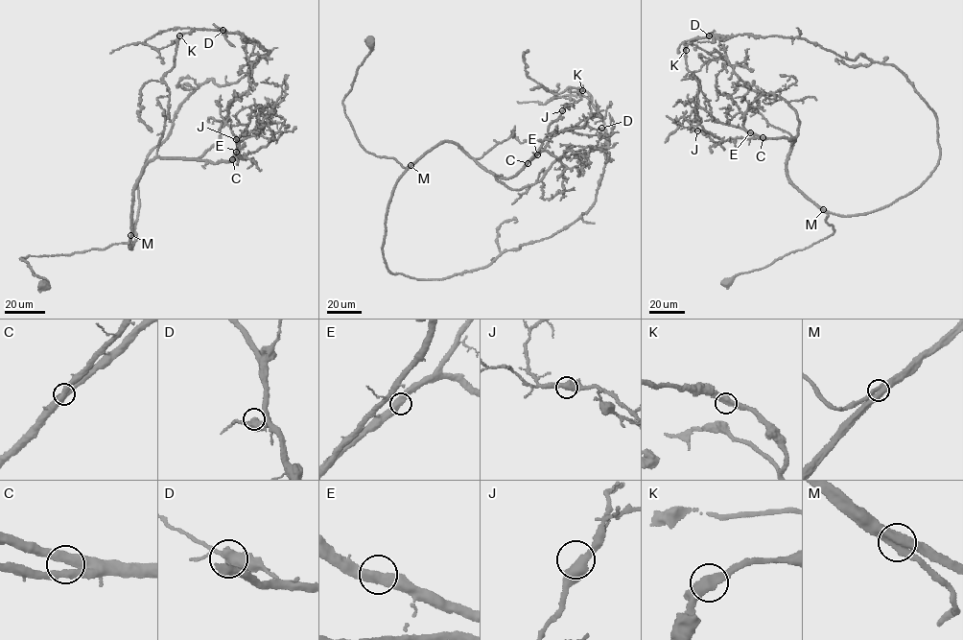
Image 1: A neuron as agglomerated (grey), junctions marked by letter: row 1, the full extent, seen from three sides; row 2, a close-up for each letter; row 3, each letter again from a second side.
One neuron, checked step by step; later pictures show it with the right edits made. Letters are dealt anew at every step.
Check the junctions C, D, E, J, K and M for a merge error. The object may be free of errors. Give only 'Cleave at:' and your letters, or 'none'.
Cleave at: none

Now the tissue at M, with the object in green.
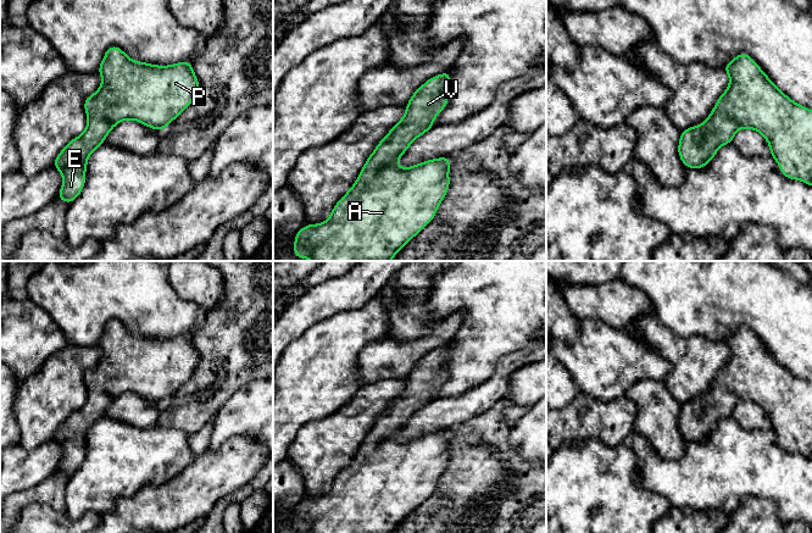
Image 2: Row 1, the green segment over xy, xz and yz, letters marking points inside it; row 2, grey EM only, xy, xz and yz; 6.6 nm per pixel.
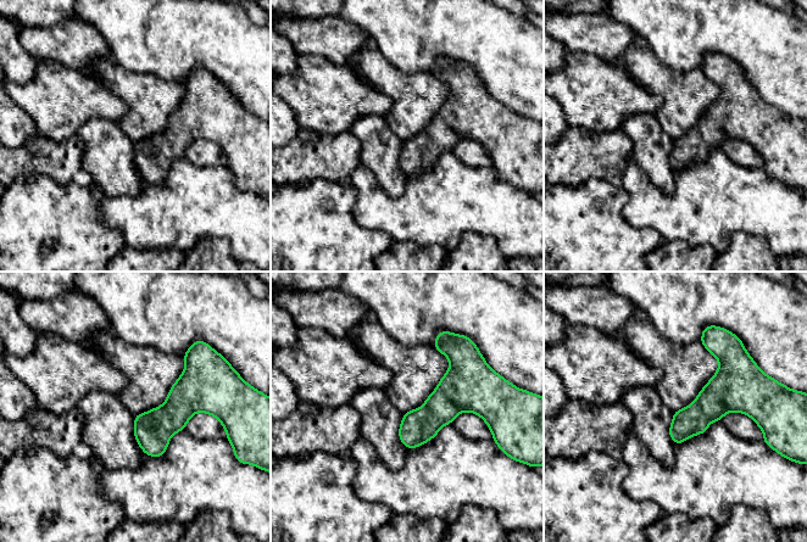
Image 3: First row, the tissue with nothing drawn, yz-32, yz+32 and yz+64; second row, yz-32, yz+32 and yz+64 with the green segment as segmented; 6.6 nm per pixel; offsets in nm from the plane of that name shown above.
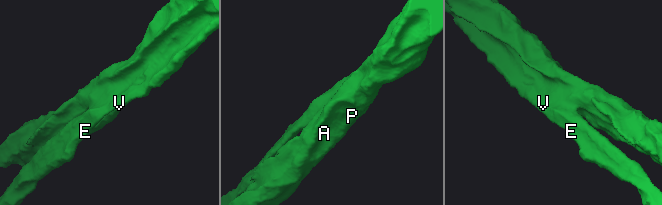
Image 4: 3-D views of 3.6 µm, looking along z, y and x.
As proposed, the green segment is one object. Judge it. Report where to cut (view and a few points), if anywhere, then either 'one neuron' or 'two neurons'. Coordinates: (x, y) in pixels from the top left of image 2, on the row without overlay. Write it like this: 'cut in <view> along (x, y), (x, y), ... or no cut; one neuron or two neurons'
no cut; one neuron

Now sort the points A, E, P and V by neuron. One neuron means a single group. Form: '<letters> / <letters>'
A E P V

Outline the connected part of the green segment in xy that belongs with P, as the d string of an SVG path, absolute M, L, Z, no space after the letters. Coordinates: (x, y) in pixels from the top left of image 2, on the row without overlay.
M118 320L107 321L98 345L102 350L102 356L96 366L84 373L84 383L88 388L87 401L60 424L54 435L63 450L57 473L67 477L71 477L84 461L88 431L104 417L115 398L123 393L135 393L152 402L162 404L191 377L199 362L191 335L154 339L133 334Z

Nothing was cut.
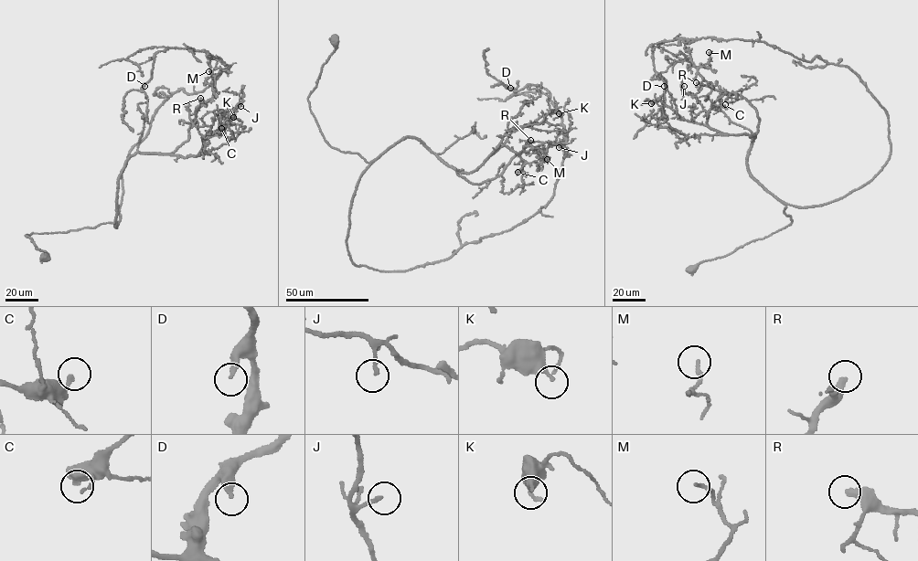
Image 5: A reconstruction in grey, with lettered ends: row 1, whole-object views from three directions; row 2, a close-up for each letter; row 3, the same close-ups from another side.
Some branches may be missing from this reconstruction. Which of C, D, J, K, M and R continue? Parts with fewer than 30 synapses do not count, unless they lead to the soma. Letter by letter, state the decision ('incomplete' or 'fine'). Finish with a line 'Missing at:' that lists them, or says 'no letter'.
C: fine
D: fine
J: fine
K: fine
M: fine
R: incomplete
Missing at: R

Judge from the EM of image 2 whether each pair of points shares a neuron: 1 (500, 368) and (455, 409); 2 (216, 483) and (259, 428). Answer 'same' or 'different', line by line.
1: same
2: different

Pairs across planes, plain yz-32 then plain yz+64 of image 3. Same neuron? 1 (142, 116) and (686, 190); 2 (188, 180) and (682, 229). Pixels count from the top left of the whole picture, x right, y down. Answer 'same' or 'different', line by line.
1: different
2: same

